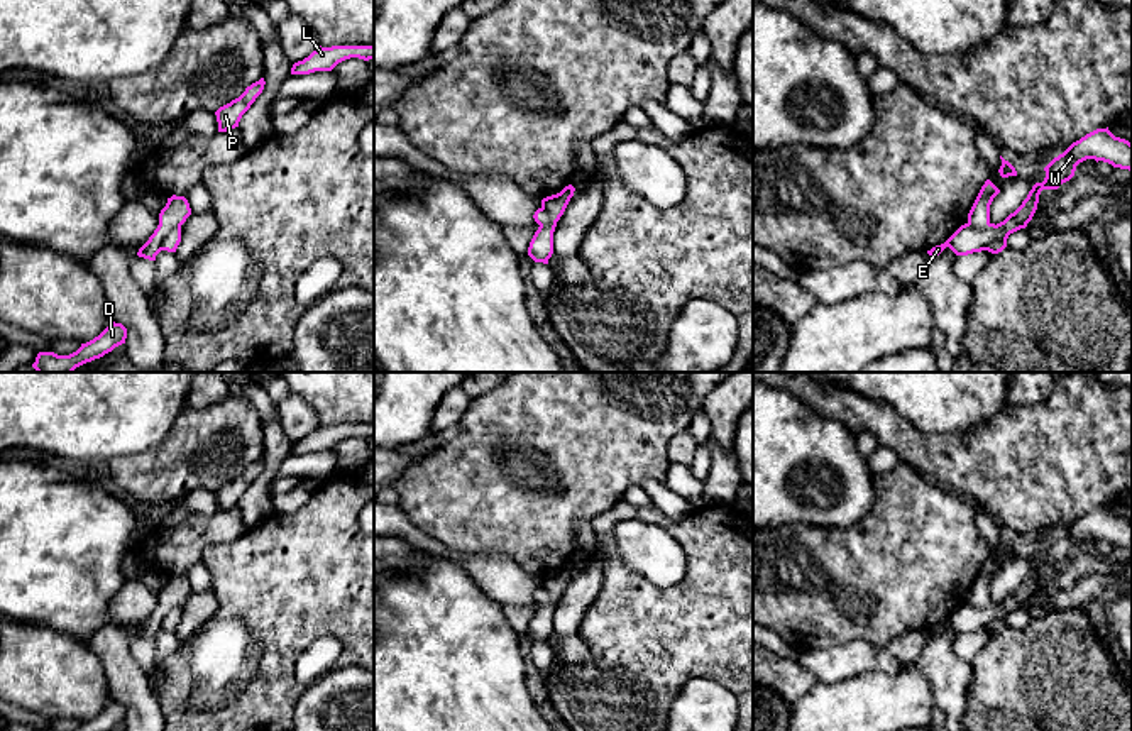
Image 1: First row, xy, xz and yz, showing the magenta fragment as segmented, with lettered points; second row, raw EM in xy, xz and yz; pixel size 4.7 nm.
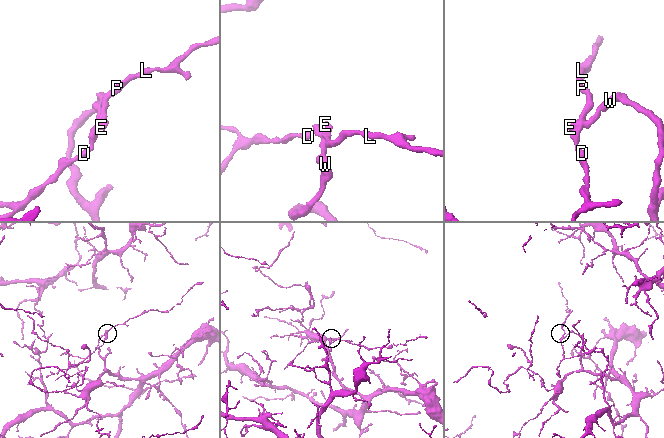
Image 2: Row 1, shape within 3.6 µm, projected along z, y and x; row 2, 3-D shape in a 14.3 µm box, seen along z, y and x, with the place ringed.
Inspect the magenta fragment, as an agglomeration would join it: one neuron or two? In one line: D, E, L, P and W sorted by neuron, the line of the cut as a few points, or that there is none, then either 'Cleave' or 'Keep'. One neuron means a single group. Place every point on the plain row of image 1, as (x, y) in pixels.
Groups: D E L P W. No split. Keep

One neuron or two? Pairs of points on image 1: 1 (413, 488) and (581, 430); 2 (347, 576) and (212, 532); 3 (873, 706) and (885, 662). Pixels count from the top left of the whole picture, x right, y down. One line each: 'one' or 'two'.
1: one
2: two
3: two

